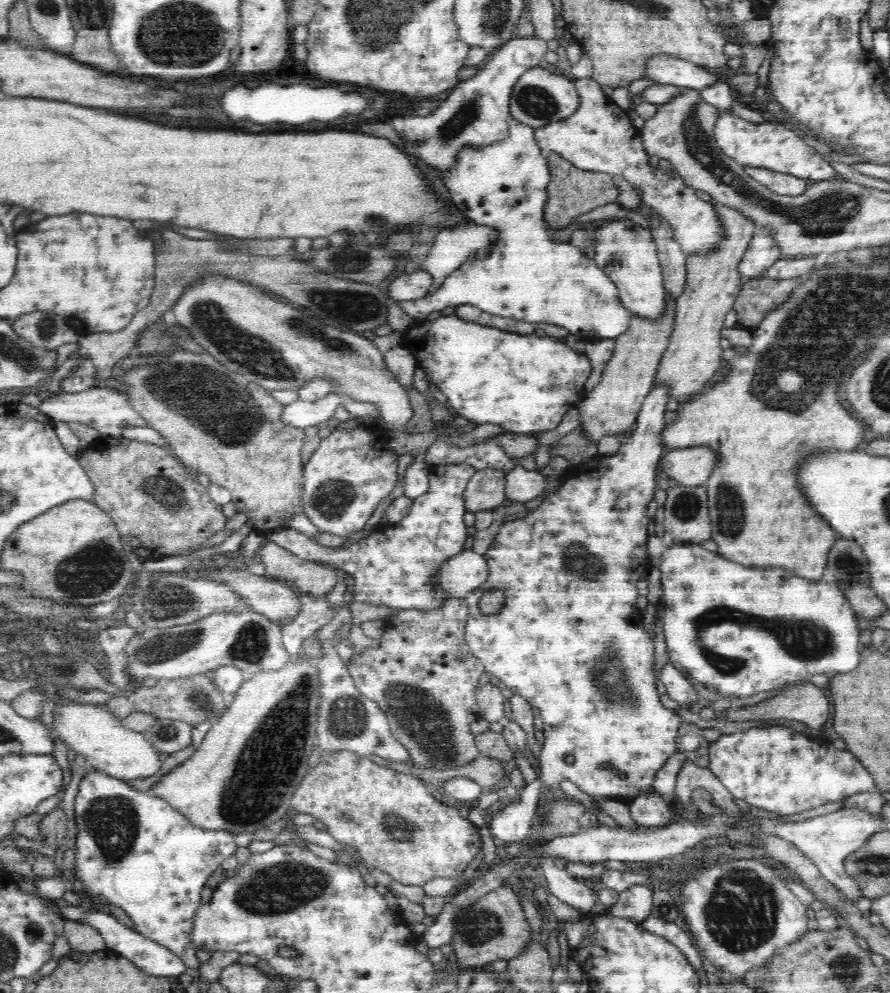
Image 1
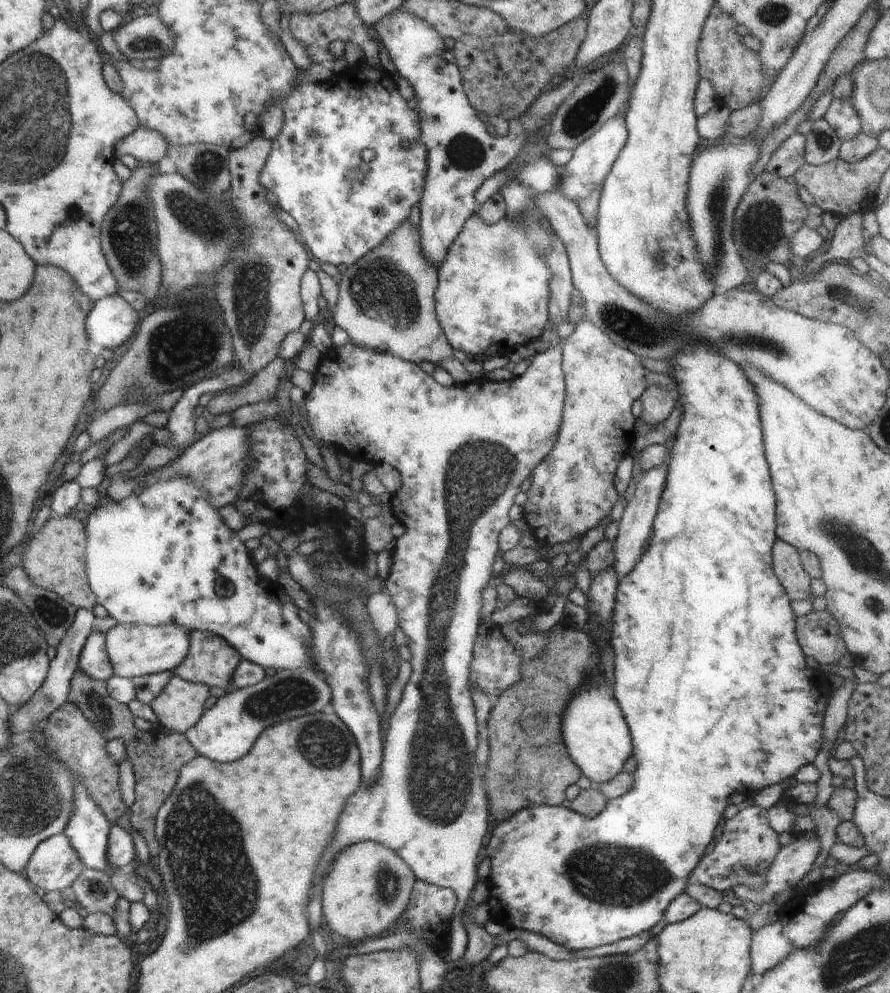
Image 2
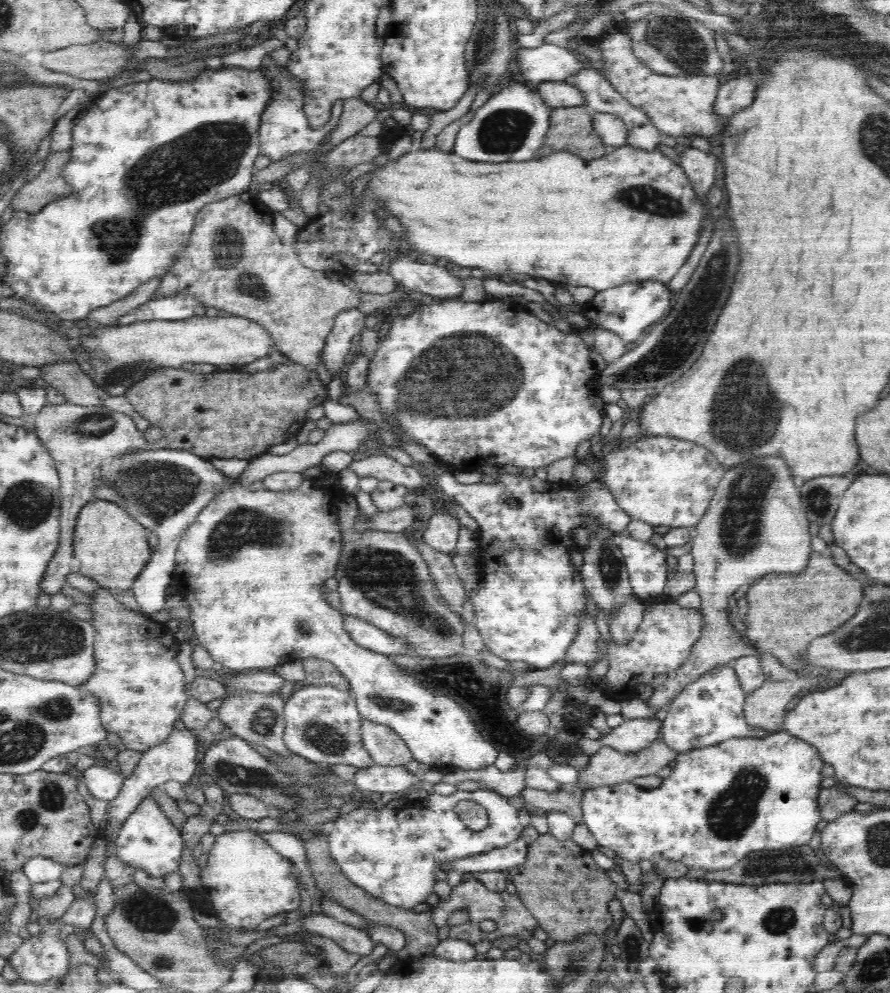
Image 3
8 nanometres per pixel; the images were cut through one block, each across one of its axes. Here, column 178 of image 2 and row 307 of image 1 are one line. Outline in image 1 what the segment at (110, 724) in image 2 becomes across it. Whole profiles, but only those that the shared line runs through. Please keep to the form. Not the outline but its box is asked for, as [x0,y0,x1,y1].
[733,267,817,330]

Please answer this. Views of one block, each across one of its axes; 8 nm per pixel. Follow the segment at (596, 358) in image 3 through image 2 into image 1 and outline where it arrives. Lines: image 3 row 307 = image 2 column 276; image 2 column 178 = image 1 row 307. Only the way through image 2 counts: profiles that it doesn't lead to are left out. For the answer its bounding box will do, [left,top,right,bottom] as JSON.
[397,118,633,339]

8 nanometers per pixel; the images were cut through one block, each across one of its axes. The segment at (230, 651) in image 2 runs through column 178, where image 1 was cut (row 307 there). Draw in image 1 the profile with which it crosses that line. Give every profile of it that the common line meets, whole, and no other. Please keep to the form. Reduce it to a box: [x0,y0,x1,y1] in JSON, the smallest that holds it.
[577,292,676,444]

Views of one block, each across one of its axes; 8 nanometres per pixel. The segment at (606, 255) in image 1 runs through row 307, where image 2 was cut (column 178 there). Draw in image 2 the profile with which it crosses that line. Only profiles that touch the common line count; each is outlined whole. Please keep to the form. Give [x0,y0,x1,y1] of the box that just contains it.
[106,623,190,677]

